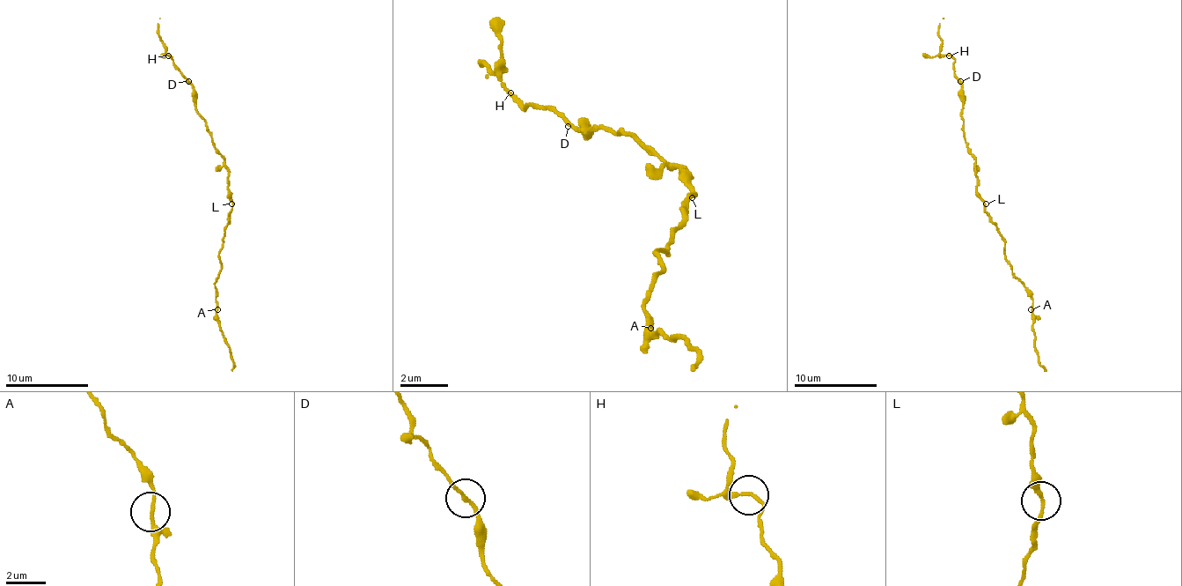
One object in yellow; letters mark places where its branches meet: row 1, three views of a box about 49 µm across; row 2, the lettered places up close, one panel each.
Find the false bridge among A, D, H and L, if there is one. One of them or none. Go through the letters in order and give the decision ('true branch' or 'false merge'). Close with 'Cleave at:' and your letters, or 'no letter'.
A: true branch
D: true branch
H: true branch
L: true branch
Cleave at: no letter

